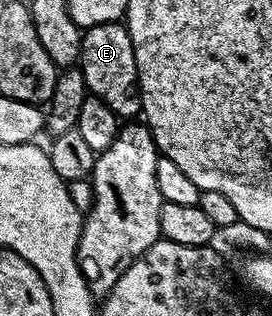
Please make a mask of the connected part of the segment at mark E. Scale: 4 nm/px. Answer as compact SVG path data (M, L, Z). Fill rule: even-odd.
M100 23L82 35L80 68L89 96L98 97L120 119L134 119L142 112L142 95L138 91L138 68L130 32L125 24Z

